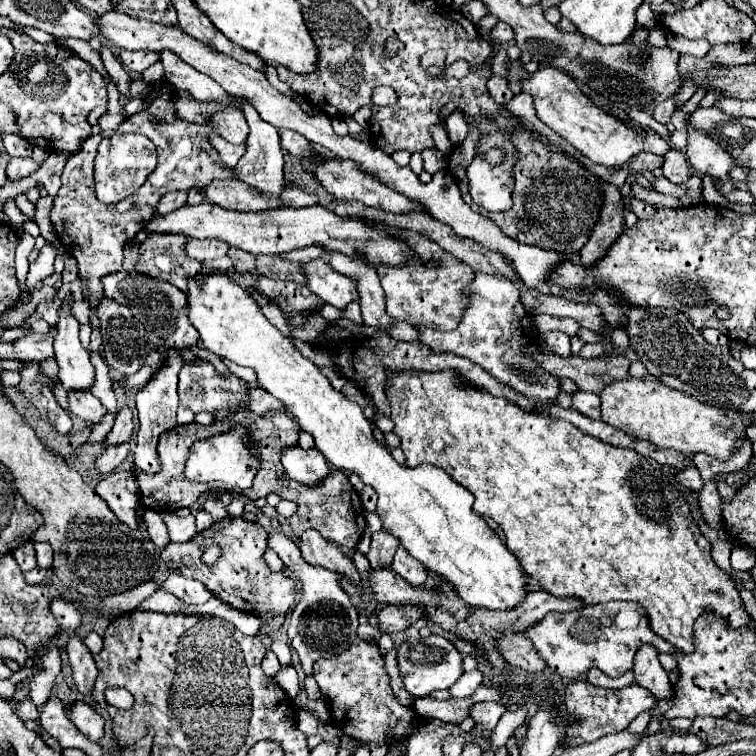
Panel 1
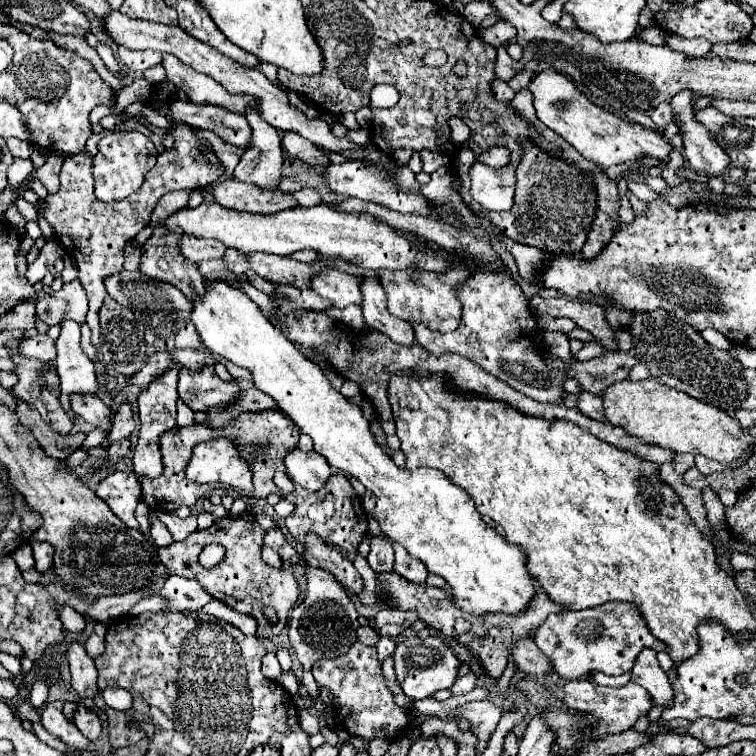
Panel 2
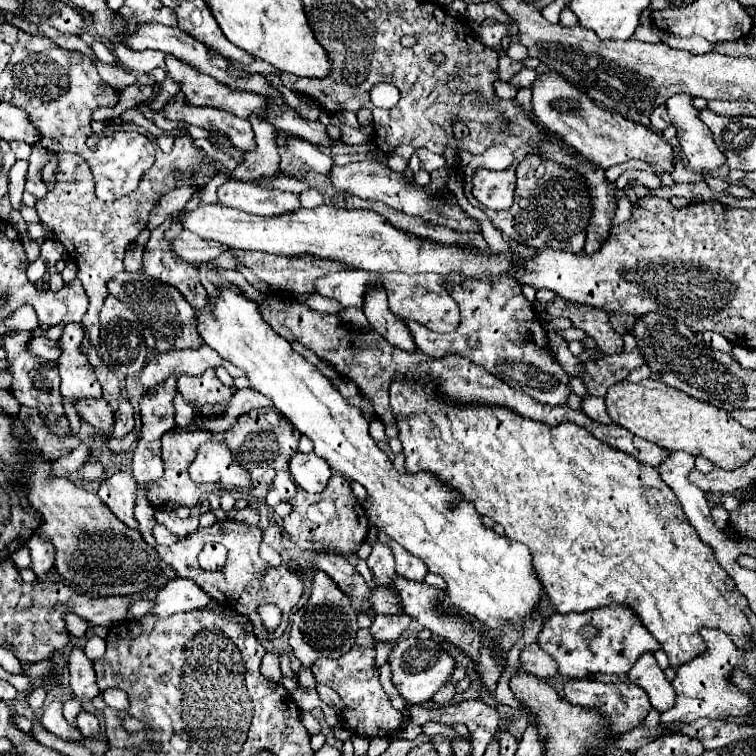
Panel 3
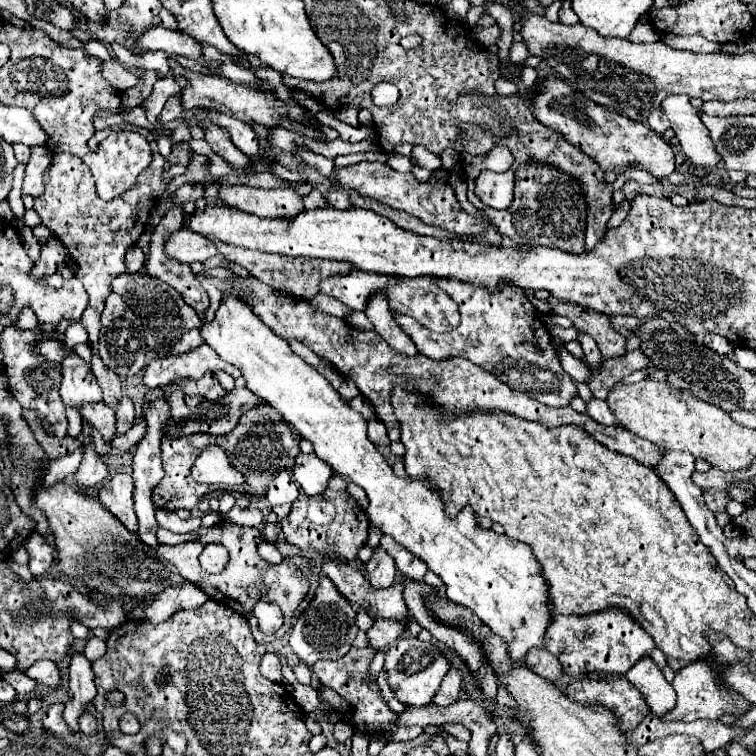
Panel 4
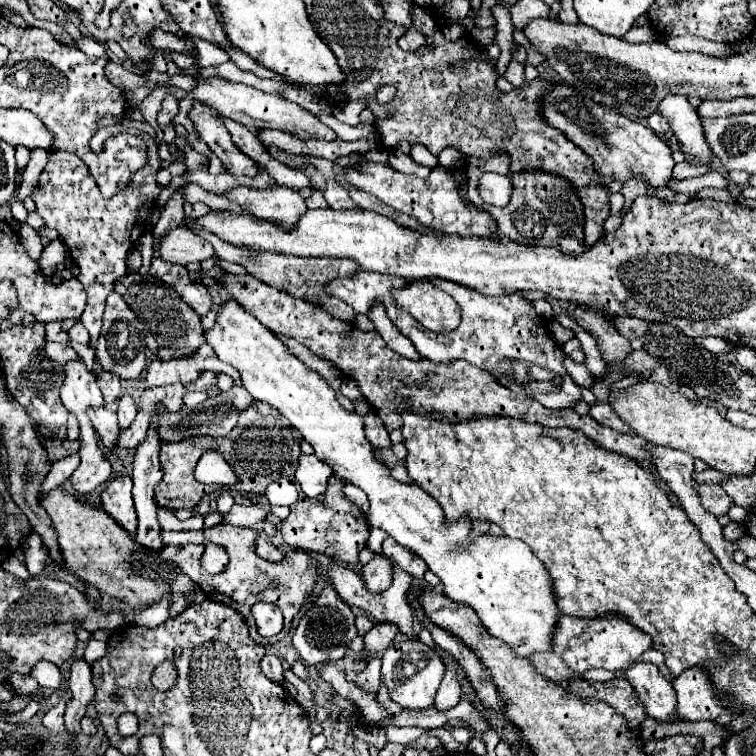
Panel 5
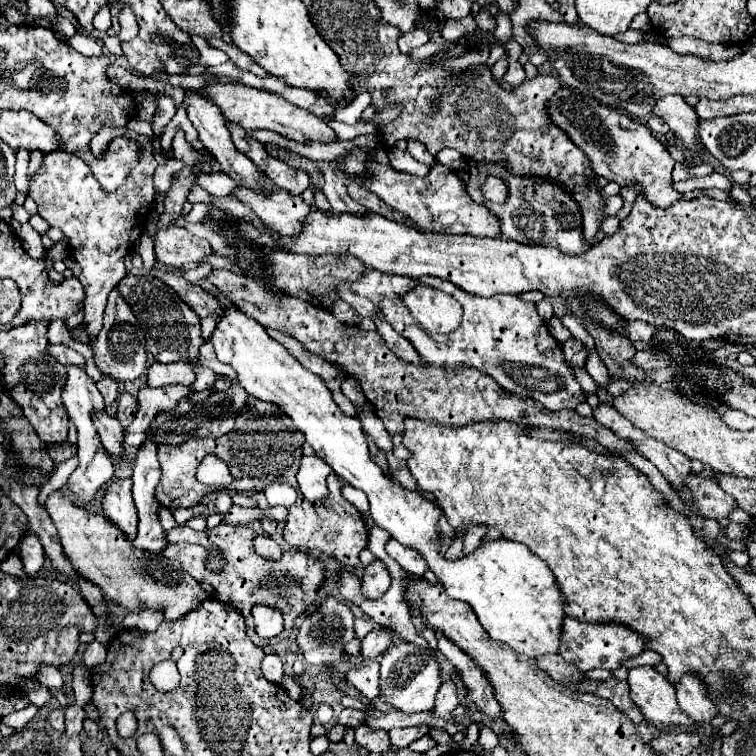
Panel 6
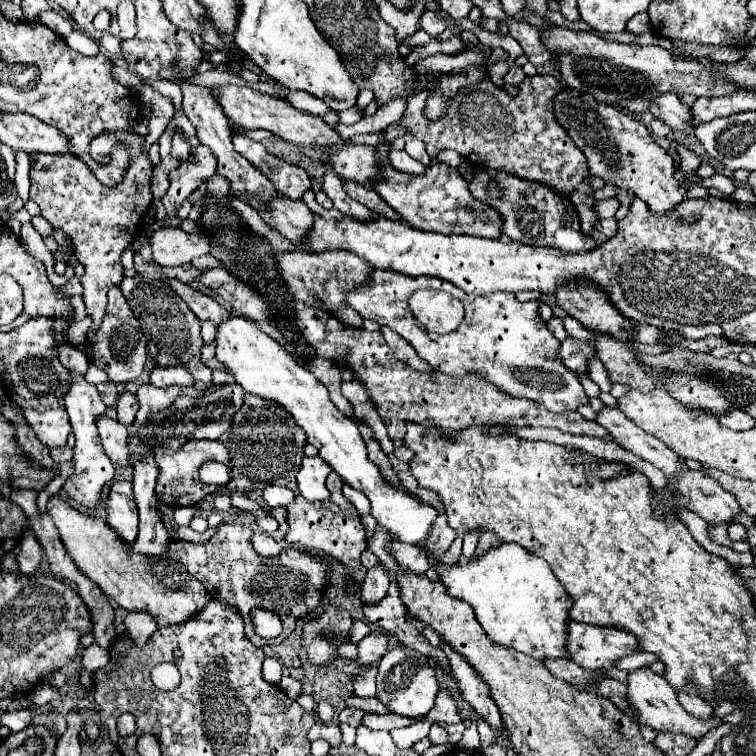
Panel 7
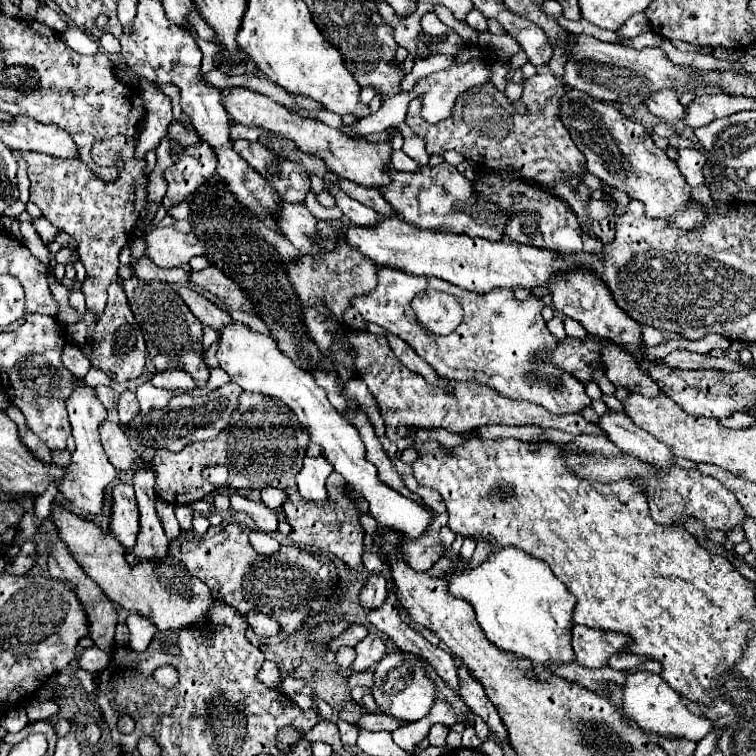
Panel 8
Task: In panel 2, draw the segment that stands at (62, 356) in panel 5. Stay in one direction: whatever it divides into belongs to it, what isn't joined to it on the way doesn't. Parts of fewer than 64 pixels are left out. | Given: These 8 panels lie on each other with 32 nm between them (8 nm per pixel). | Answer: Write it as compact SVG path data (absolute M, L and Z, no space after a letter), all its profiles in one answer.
M34 334L20 340L20 354L24 358L38 358L42 362L55 360L55 342L48 334Z

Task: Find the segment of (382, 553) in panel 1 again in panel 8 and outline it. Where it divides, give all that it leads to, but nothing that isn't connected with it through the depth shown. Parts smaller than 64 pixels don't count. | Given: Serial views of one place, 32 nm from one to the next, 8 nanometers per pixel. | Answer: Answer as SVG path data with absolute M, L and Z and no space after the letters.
M370 572L368 580L360 592L360 604L364 608L378 608L388 594L388 580L382 572Z

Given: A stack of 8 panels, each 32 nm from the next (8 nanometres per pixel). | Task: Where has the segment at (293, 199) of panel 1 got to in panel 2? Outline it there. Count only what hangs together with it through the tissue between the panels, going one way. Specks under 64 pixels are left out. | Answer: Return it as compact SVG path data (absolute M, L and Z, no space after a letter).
M310 188L292 192L292 196L298 202L298 206L304 206L304 208L310 208L310 206L318 206L320 204L320 194L316 190L310 190Z

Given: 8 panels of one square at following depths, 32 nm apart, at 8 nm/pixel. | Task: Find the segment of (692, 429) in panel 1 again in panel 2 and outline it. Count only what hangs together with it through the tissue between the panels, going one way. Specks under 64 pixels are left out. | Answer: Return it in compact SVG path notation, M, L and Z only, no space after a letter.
M656 378L646 380L620 380L606 388L604 396L604 418L612 426L624 428L630 436L636 436L648 444L660 448L670 448L674 452L704 454L718 460L720 464L730 464L740 458L748 446L754 444L754 438L740 428L724 410L704 404L684 392L660 384Z

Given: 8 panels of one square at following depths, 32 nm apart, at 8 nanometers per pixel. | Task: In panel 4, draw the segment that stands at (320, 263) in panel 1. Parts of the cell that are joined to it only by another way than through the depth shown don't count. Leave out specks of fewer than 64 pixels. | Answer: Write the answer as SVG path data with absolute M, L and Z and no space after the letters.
M348 272L348 274L334 274L320 280L320 292L334 296L342 304L352 310L364 310L368 302L368 292L384 292L388 278L382 274L372 272Z

